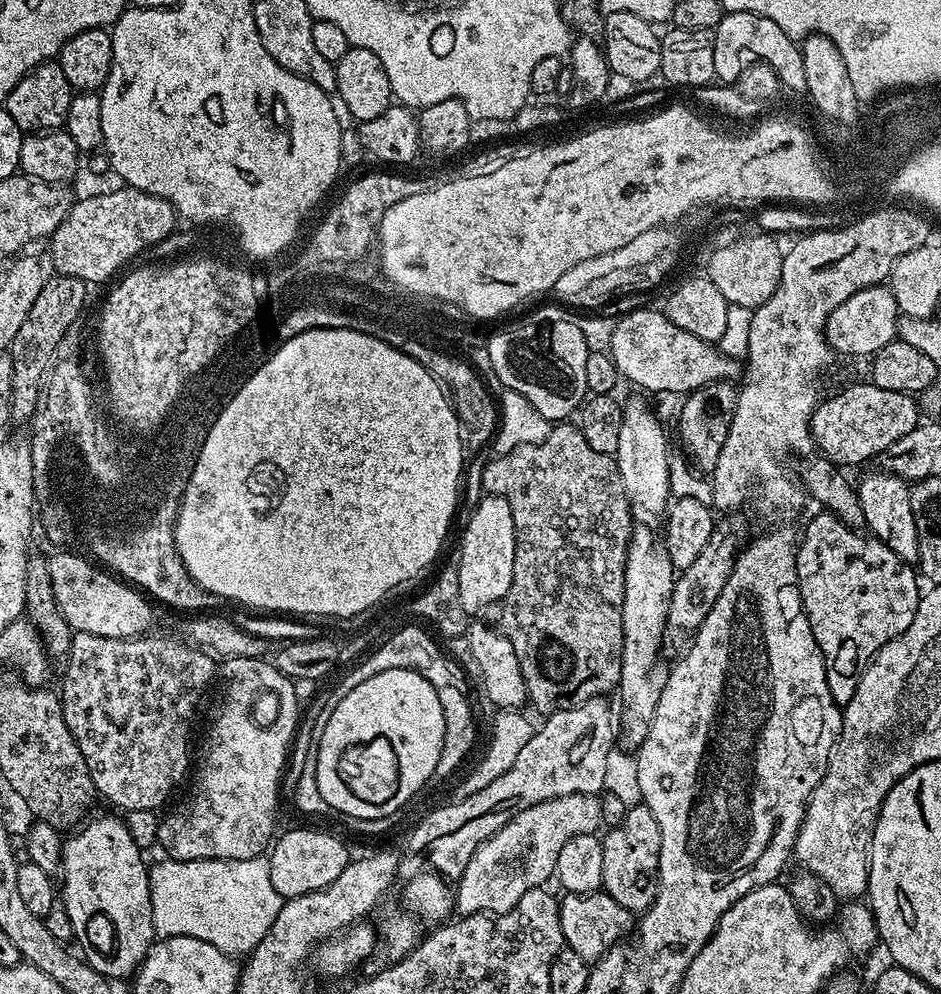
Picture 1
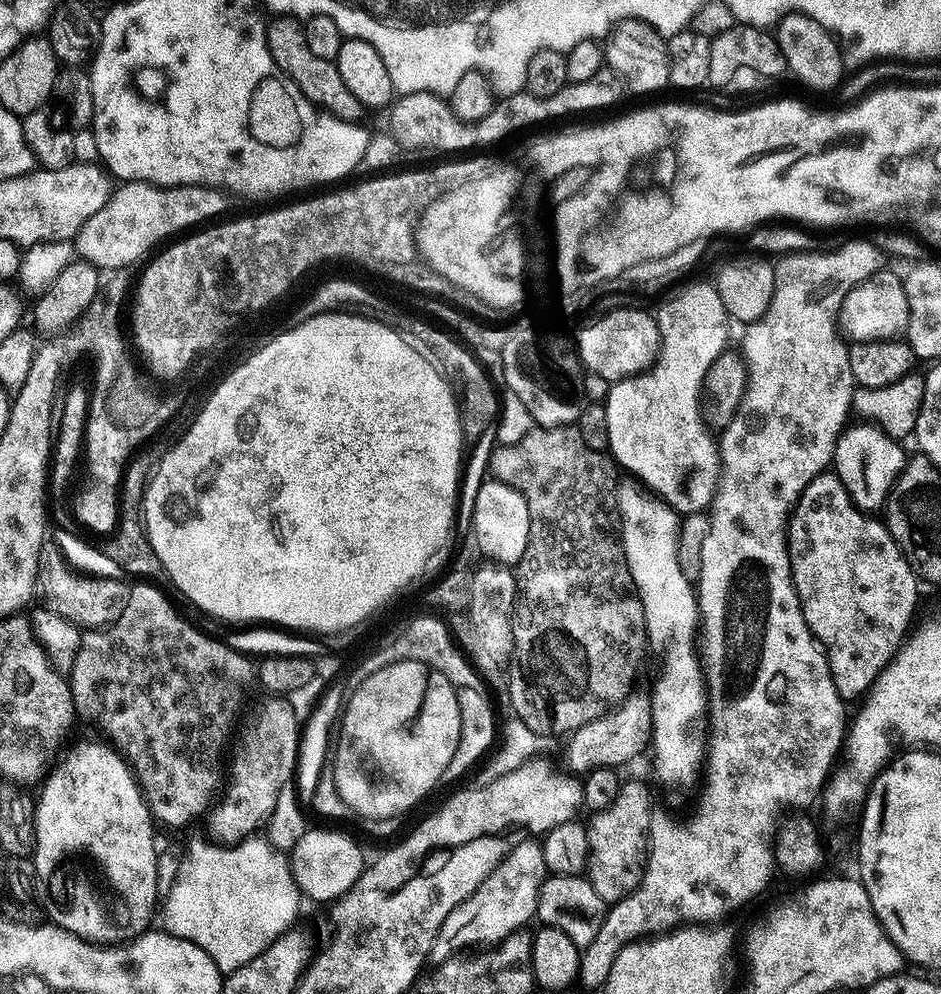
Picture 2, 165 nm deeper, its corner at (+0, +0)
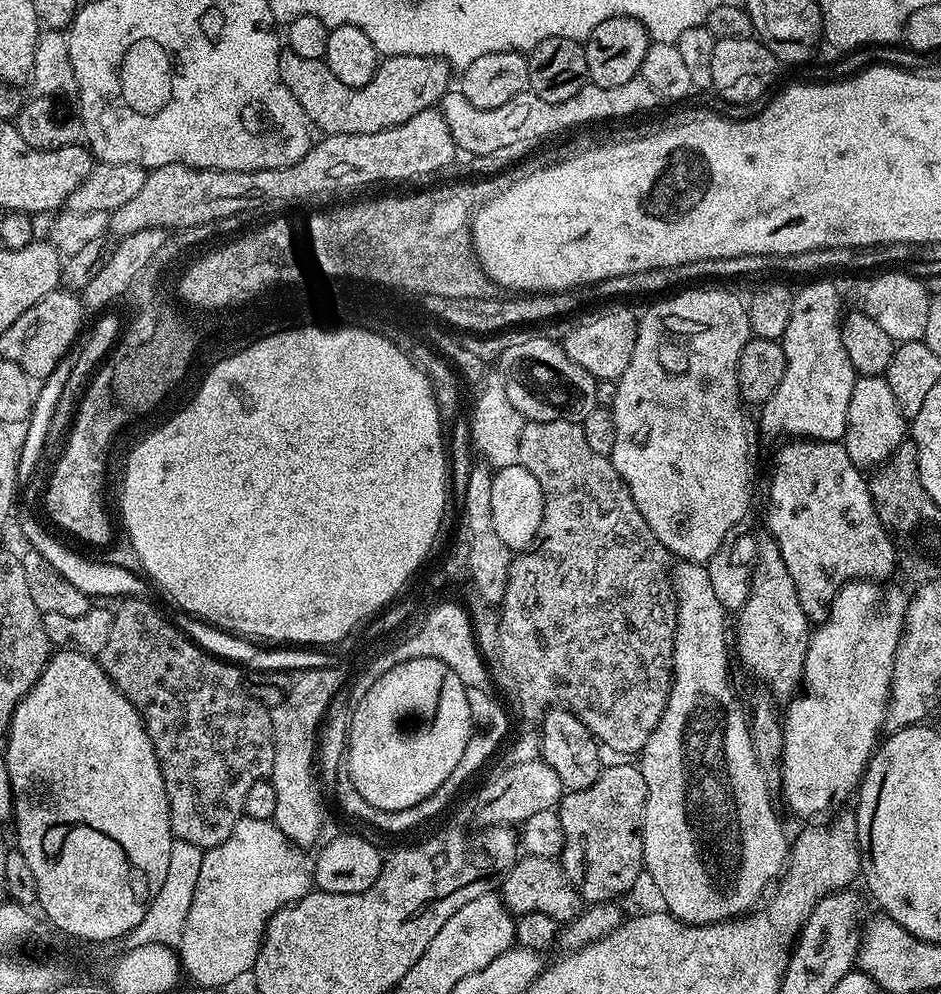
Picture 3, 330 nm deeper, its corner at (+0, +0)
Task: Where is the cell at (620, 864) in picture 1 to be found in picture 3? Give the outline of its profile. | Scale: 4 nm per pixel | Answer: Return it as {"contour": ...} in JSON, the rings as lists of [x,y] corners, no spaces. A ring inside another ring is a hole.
{"contour":[[[632,762],[612,764],[601,771],[594,786],[577,792],[565,791],[561,796],[558,811],[562,818],[564,845],[558,857],[566,878],[580,893],[584,902],[612,902],[623,892],[628,892],[636,884],[636,879],[644,872],[644,847],[642,846],[642,826],[646,806],[646,778],[642,778],[639,767]]]}

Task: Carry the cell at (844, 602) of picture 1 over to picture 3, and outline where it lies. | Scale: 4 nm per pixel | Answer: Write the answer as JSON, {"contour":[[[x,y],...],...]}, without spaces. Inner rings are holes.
{"contour":[[[792,438],[776,452],[776,465],[772,468],[772,477],[768,480],[768,530],[774,537],[778,550],[782,554],[782,562],[786,562],[786,570],[790,570],[790,578],[794,578],[794,590],[798,590],[798,602],[802,602],[802,610],[808,615],[809,621],[819,622],[828,615],[828,609],[832,606],[832,600],[836,597],[836,591],[849,580],[874,580],[884,582],[889,579],[892,571],[897,571],[898,557],[896,545],[893,544],[887,528],[878,518],[874,510],[872,495],[868,489],[868,480],[865,473],[853,464],[850,454],[846,454],[843,443],[834,440],[806,440]]]}

